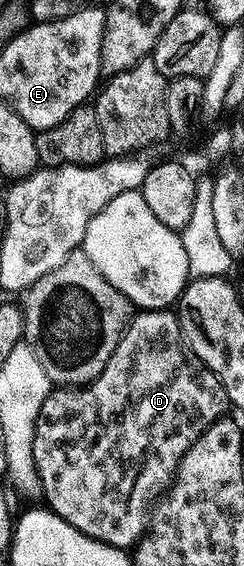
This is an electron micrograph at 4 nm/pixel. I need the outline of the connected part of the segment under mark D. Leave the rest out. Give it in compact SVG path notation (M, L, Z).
M172 309L162 311L141 310L139 313L133 314L128 321L128 328L124 331L124 335L114 349L114 353L110 353L110 361L106 361L106 365L97 379L81 388L57 386L49 391L46 401L42 401L42 409L38 413L38 421L34 429L34 459L36 461L36 472L40 474L40 490L43 502L48 502L45 504L50 510L70 525L74 525L74 529L78 529L103 543L109 543L112 547L131 548L136 540L144 534L146 508L149 506L148 494L159 483L164 485L171 480L176 464L180 462L180 458L184 456L186 449L190 449L190 445L194 445L194 441L198 441L198 437L213 421L225 414L224 407L226 408L226 400L222 381L218 381L215 373L188 348L188 343L184 339L184 334L180 328L179 314Z

